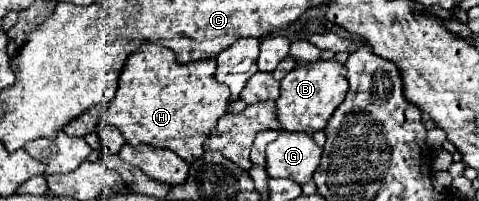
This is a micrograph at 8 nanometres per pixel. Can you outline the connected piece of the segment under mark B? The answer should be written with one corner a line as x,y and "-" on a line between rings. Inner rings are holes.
314,61
310,65
298,65
294,71
290,71
282,79
280,97
276,99
276,113
282,131
302,131
302,133
316,133
324,131
328,125
332,113
338,109
338,105
344,101
348,93
348,79
346,79
346,67
332,61

